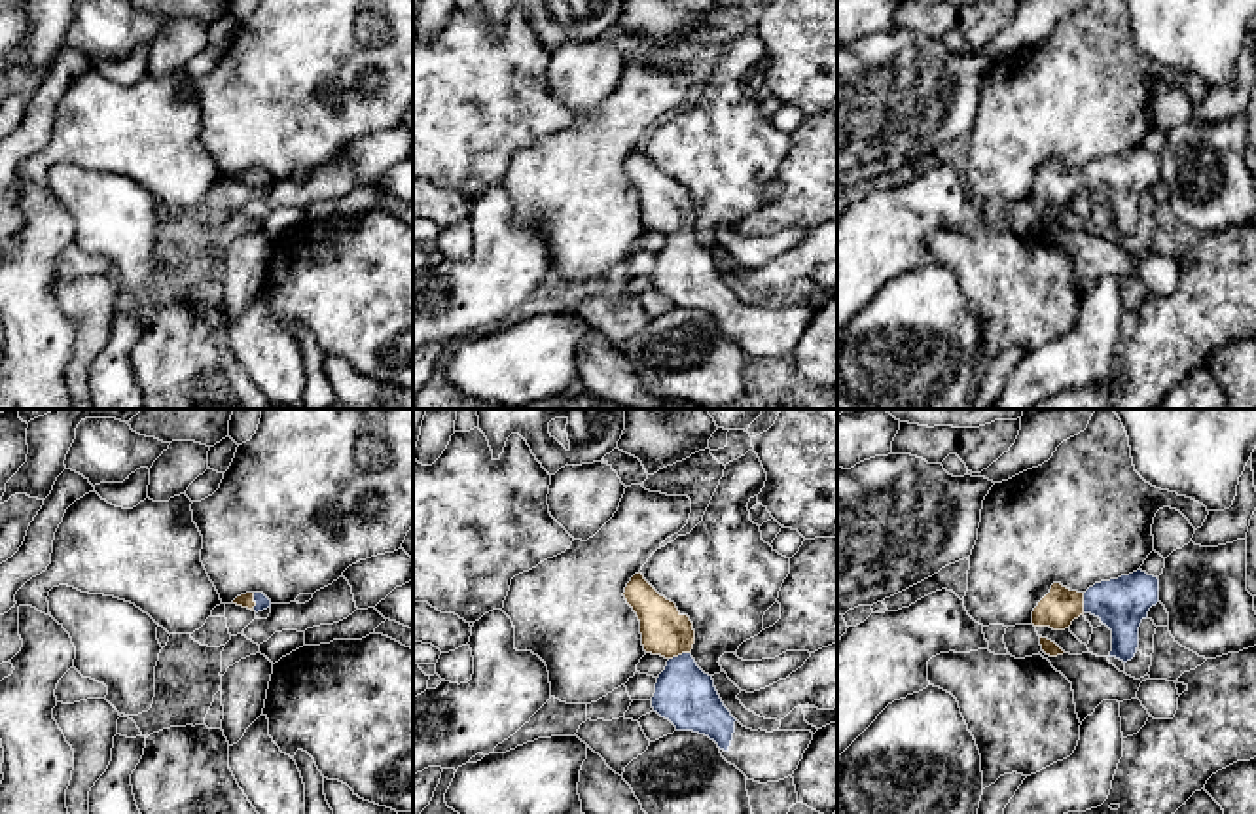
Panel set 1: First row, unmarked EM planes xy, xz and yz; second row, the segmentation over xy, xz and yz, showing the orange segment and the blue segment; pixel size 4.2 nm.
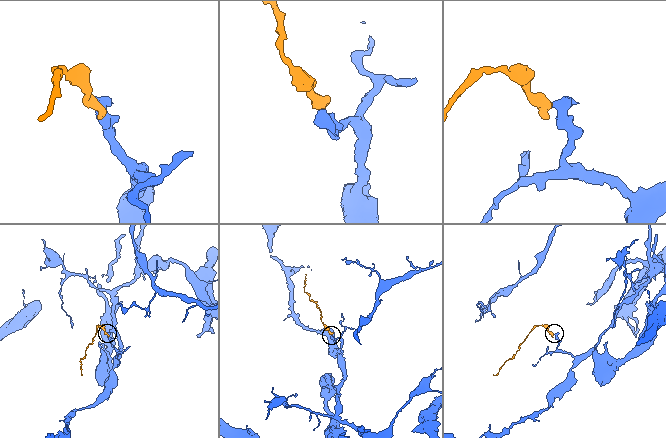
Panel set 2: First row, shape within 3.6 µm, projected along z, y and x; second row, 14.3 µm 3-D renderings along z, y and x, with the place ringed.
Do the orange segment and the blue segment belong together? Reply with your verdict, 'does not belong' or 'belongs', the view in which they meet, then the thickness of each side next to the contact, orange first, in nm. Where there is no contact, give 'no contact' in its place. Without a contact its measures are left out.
belongs; contact in xz; calibres 200 and 260 nm

